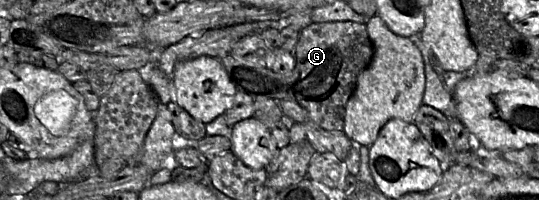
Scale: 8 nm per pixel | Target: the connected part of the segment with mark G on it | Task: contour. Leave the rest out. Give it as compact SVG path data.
M344 21L311 22L301 30L293 54L296 64L288 74L275 73L266 67L248 66L231 55L220 60L237 91L252 98L267 96L277 102L294 100L307 111L309 121L328 131L343 131L346 105L357 77L373 58L373 46L366 25Z

